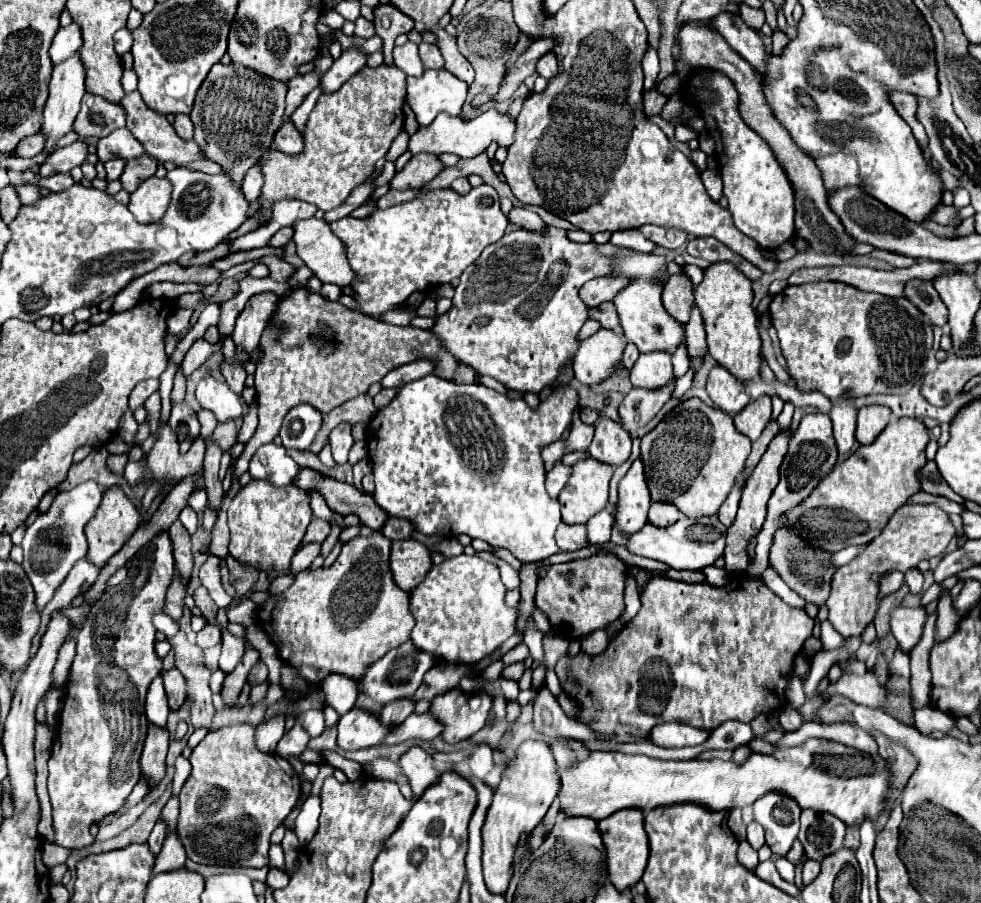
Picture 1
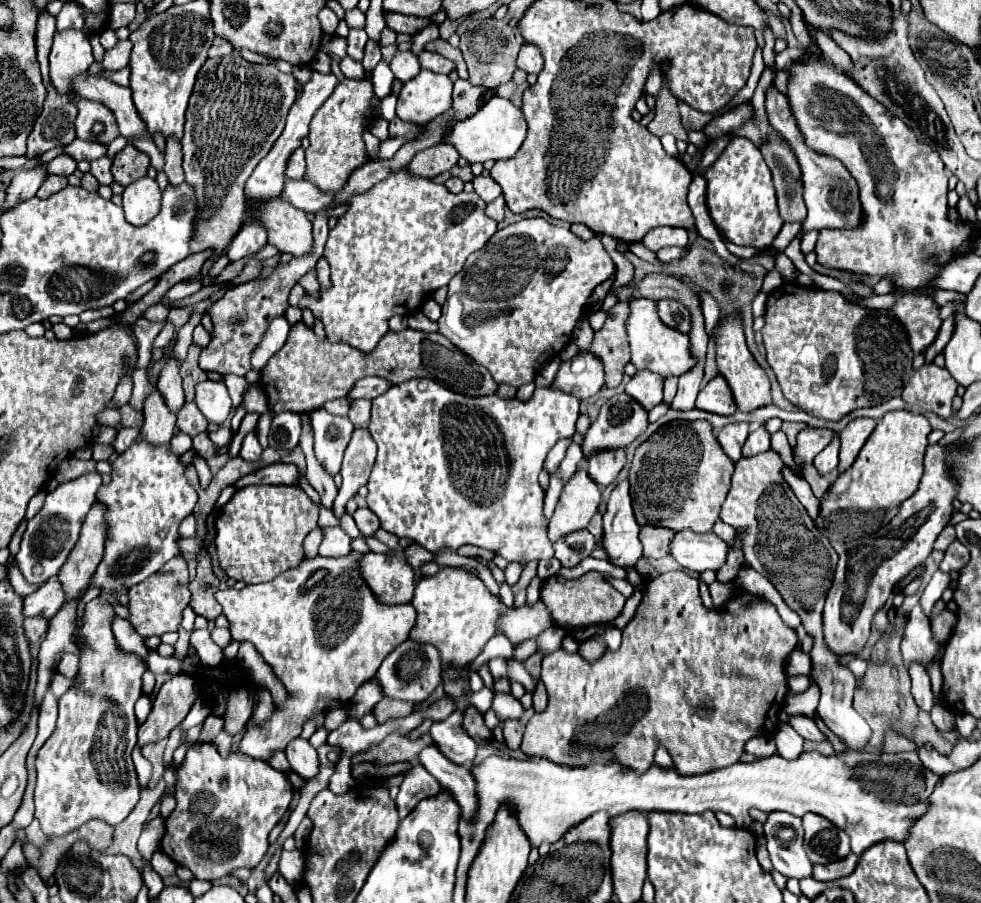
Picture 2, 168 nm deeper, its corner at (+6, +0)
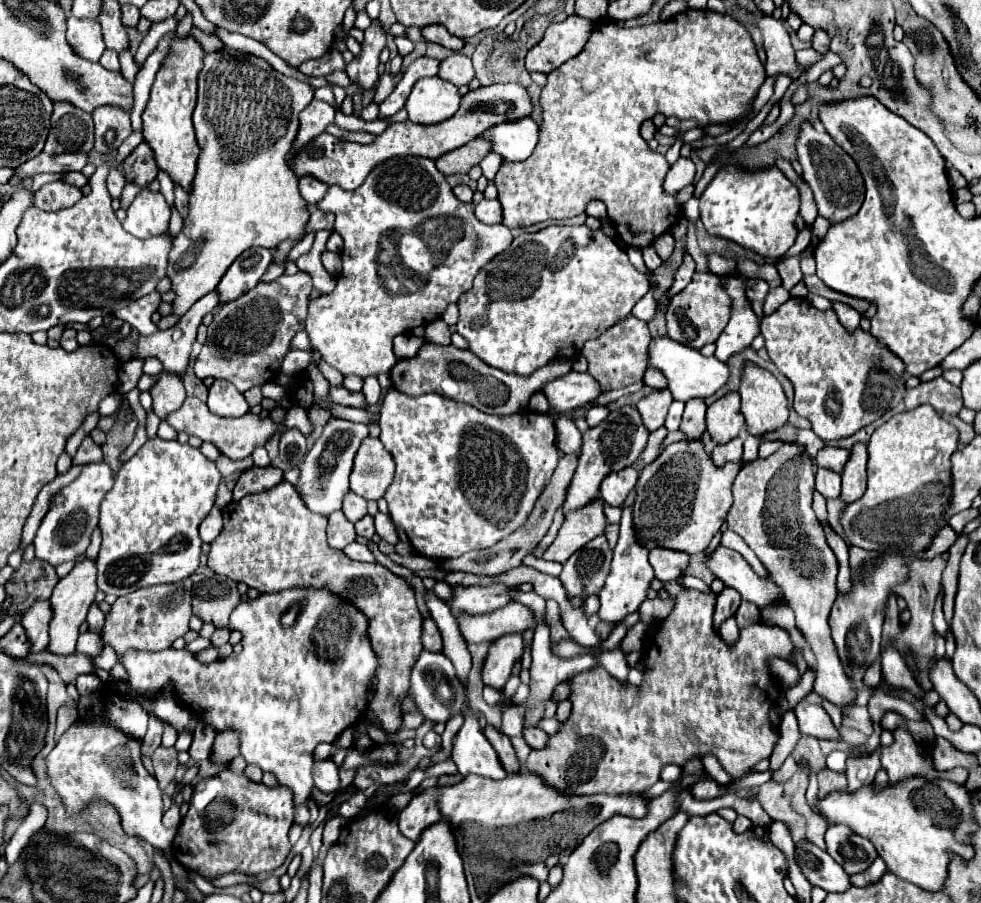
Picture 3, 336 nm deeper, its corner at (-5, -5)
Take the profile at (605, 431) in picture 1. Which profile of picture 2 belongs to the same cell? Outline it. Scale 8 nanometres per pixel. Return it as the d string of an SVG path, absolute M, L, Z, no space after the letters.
M616 449L616 451L604 451L604 453L592 455L588 459L586 469L588 469L588 475L592 477L592 481L606 487L616 481L618 473L624 469L624 465L626 465L626 453L624 453L624 449Z

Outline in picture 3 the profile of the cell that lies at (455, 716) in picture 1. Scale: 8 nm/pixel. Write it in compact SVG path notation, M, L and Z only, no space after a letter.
M489 724L485 726L483 734L485 734L485 738L493 744L493 748L497 750L503 768L505 768L507 772L517 772L517 770L519 770L519 762L517 762L517 756L515 756L515 750L513 750L509 738L507 738L503 732L499 732L495 726L489 726Z

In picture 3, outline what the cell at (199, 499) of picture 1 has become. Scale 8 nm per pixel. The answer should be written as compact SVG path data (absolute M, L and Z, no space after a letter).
M147 440L139 448L139 452L119 468L115 486L105 494L101 502L99 528L103 542L97 556L99 590L103 594L113 594L119 598L145 586L171 584L191 576L199 566L201 554L201 538L197 528L213 508L219 480L221 474L215 468L215 462L205 458L201 450L189 444L179 444L175 440Z

